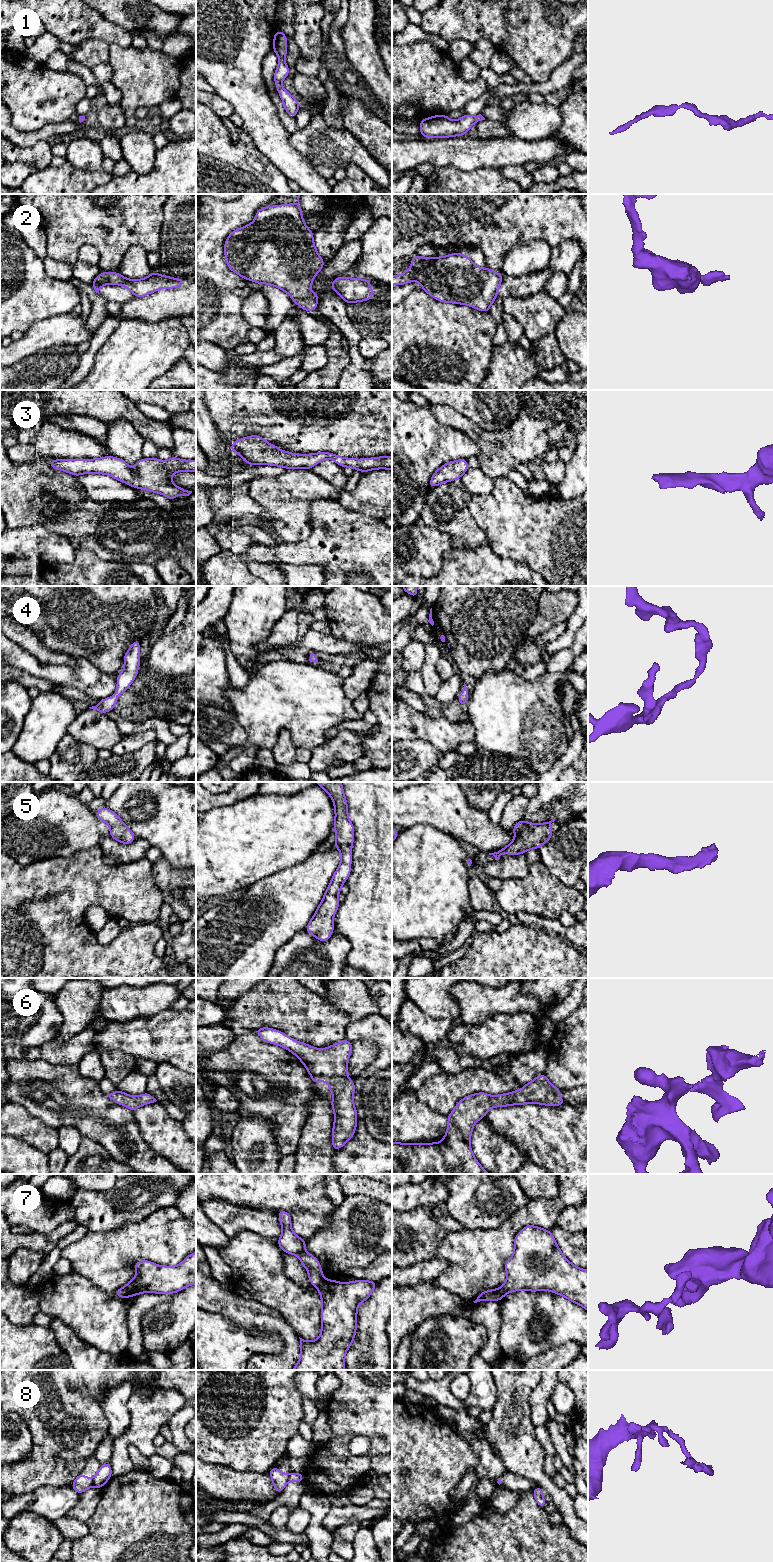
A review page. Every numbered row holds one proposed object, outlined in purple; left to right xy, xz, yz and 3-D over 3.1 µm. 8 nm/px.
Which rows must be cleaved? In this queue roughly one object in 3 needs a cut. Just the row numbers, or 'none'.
7, 8

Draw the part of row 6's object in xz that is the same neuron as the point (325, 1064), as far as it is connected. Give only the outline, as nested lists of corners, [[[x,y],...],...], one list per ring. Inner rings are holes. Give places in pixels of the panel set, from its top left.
[[[258,1028],[255,1033],[264,1042],[282,1046],[296,1055],[306,1067],[314,1084],[328,1082],[330,1093],[334,1095],[331,1100],[335,1116],[332,1147],[335,1151],[339,1150],[353,1137],[358,1120],[353,1101],[355,1085],[352,1079],[346,1077],[352,1043],[346,1038],[328,1048],[318,1049],[295,1041],[285,1033],[272,1028]]]

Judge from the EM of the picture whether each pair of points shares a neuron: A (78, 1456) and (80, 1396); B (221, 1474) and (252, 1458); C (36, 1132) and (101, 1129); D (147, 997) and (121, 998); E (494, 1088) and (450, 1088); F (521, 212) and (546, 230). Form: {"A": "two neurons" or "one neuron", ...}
{"A": "one neuron", "B": "two neurons", "C": "two neurons", "D": "one neuron", "E": "one neuron", "F": "one neuron"}

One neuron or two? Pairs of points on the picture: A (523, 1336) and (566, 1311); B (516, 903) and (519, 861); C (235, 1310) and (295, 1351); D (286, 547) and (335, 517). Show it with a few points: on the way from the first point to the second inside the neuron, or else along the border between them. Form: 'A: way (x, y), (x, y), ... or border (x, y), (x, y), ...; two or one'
A: way (537, 1345), (546, 1343), (549, 1340), (556, 1325); one
B: border (529, 864), (529, 873), (525, 877), (503, 881); two
C: way (252, 1315), (272, 1320), (286, 1334); one
D: way (300, 547), (313, 547), (330, 531); one

